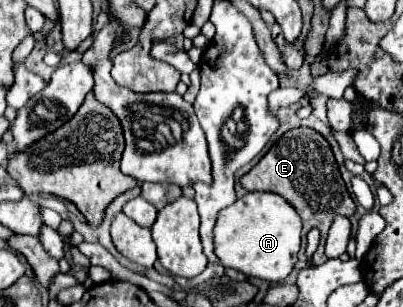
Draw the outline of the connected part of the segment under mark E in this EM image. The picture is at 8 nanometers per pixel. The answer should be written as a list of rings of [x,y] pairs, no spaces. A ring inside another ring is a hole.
[[[297,127],[287,133],[283,133],[273,147],[263,155],[259,165],[255,165],[249,173],[241,177],[241,185],[245,191],[273,191],[287,199],[295,211],[299,213],[303,221],[303,235],[311,227],[319,227],[321,231],[321,243],[313,257],[313,263],[323,263],[327,257],[323,253],[327,231],[337,215],[353,215],[355,203],[345,187],[345,181],[341,179],[339,165],[335,163],[331,145],[327,139],[309,127]]]

